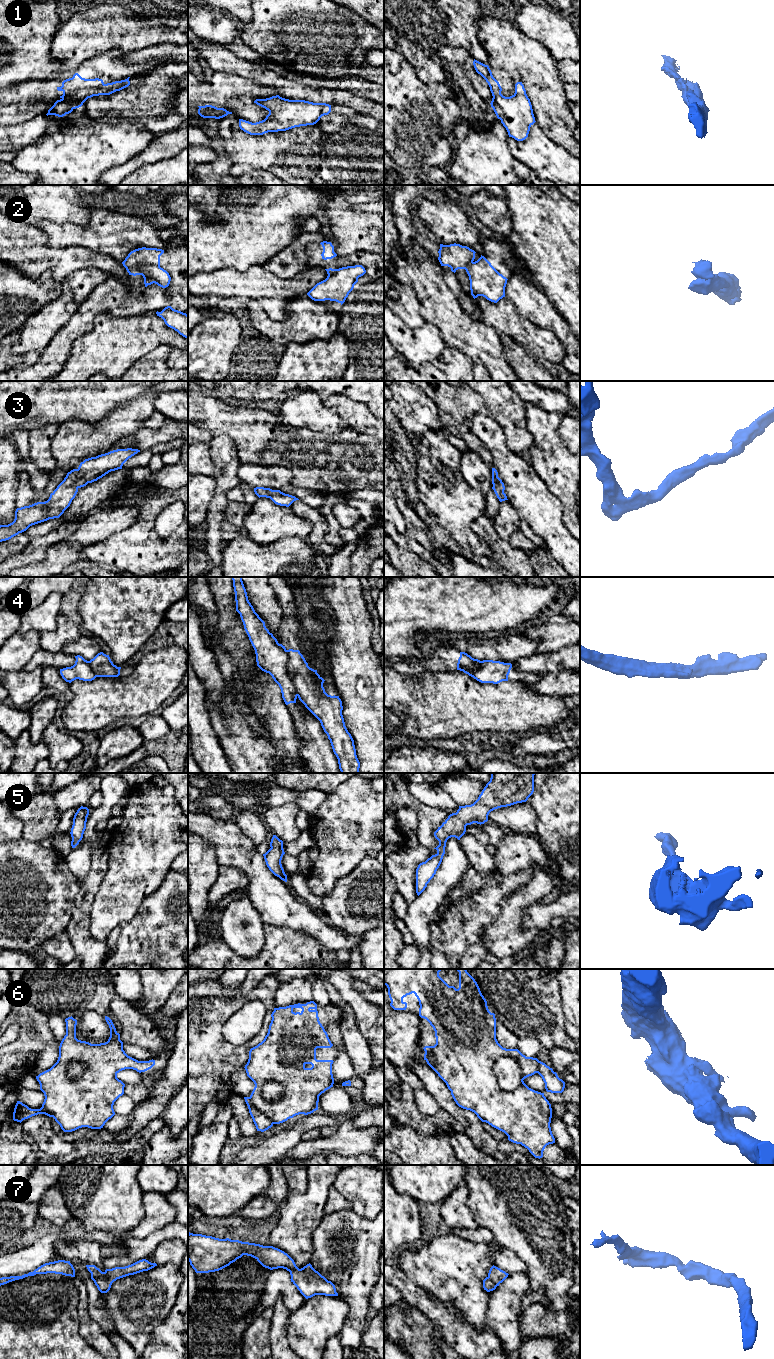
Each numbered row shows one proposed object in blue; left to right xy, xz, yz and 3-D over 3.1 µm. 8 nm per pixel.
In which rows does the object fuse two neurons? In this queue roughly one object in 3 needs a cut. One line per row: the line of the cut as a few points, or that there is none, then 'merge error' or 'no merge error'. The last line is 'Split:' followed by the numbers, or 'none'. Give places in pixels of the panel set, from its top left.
1: xy (103, 83), (97, 87), (81, 88), (62, 98) | merge error
2: xy (159, 265), (142, 264), (140, 266), (140, 274) | merge error
3: no cut | no merge error
4: xz (286, 650), (287, 673), (297, 695) | merge error
5: no cut | no merge error
6: yz (501, 1055), (495, 1062), (494, 1075), (502, 1088), (512, 1091) | merge error
7: no cut | no merge error
Split: 1, 2, 4, 6

